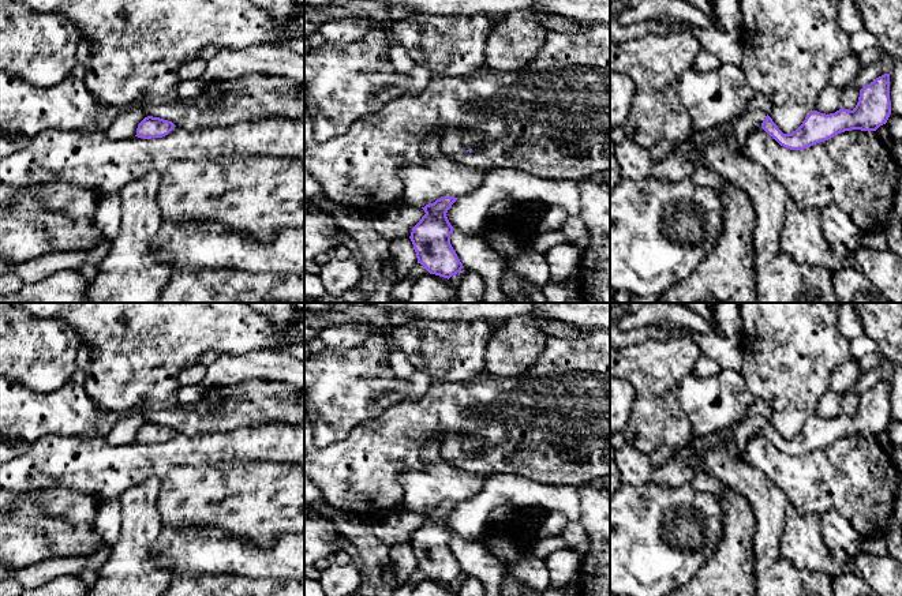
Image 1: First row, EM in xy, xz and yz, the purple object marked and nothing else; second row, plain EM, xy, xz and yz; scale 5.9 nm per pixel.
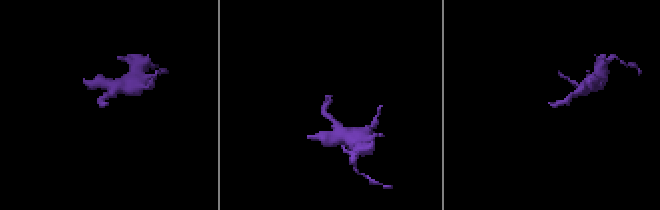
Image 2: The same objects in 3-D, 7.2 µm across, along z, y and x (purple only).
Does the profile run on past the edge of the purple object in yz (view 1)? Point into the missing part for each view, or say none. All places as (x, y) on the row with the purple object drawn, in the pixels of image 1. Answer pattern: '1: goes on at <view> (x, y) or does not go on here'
1: goes on at yz (779, 278)

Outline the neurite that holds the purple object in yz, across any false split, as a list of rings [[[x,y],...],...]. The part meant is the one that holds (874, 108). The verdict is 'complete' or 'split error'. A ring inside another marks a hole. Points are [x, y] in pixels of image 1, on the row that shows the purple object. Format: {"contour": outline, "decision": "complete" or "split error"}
{"contour": [[[884,74],[860,90],[853,110],[843,106],[830,115],[812,110],[796,131],[783,134],[764,110],[753,109],[736,119],[723,139],[707,142],[689,154],[697,166],[716,172],[742,188],[752,200],[756,303],[841,301],[834,288],[834,273],[798,263],[782,250],[779,233],[790,196],[776,179],[746,157],[744,146],[749,134],[761,127],[781,146],[804,150],[845,131],[876,131],[890,115],[890,74]]], "decision": "split error"}

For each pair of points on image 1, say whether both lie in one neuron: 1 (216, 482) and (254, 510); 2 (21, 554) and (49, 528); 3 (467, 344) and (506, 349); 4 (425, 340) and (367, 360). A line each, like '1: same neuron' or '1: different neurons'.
1: same neuron
2: same neuron
3: different neurons
4: different neurons

